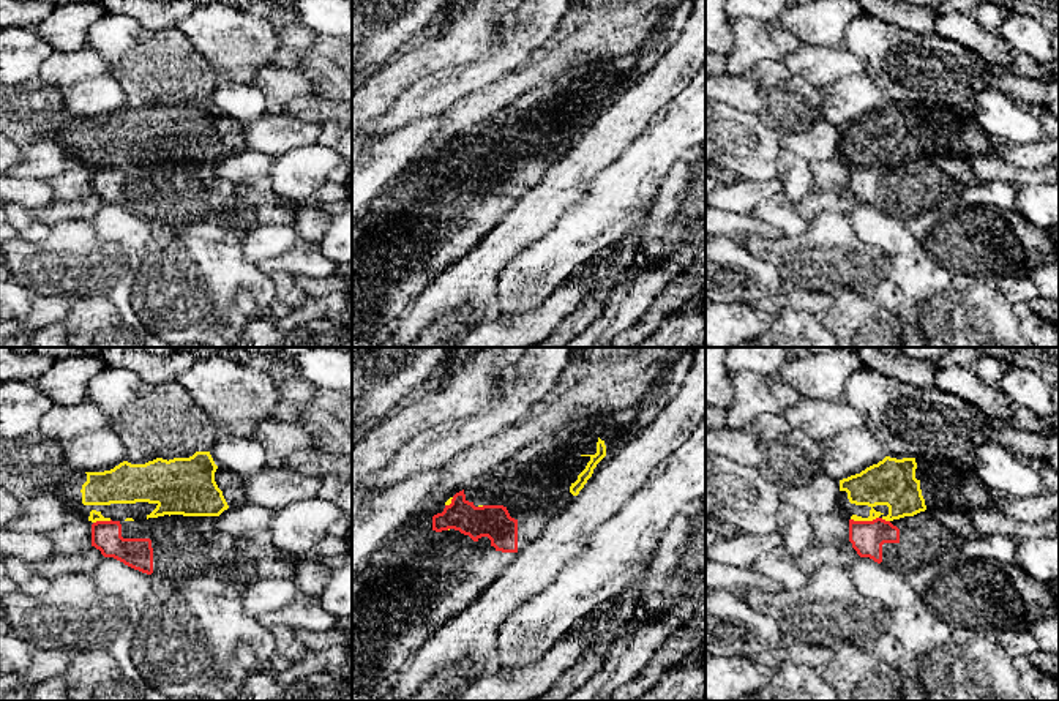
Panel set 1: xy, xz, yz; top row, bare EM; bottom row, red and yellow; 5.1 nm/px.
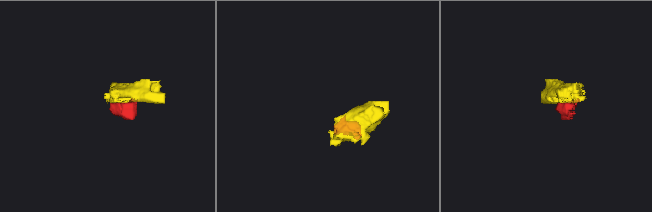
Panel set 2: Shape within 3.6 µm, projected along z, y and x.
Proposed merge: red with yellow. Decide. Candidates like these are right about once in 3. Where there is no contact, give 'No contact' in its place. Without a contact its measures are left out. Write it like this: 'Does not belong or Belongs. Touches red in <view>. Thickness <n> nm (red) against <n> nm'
Does not belong. Touches red in yz. Thickness 170 nm (red) against 240 nm

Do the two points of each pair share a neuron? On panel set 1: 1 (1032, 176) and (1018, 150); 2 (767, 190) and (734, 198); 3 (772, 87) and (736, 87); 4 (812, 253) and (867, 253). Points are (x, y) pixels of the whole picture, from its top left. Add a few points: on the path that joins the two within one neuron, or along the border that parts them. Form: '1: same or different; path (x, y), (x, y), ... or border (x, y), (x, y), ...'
1: different; border (1042, 166), (1026, 169)
2: same; path (759, 191), (742, 198)
3: same; path (763, 87), (745, 87)
4: same; path (826, 253), (853, 253)

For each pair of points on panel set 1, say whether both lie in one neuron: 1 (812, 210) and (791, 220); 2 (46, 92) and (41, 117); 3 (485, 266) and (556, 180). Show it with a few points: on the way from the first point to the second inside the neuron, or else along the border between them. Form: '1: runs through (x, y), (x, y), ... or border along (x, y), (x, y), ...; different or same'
1: border along (796, 204), (796, 209), (808, 221); different
2: runs through (46, 98), (41, 111); same
3: runs through (502, 245), (546, 201); same

